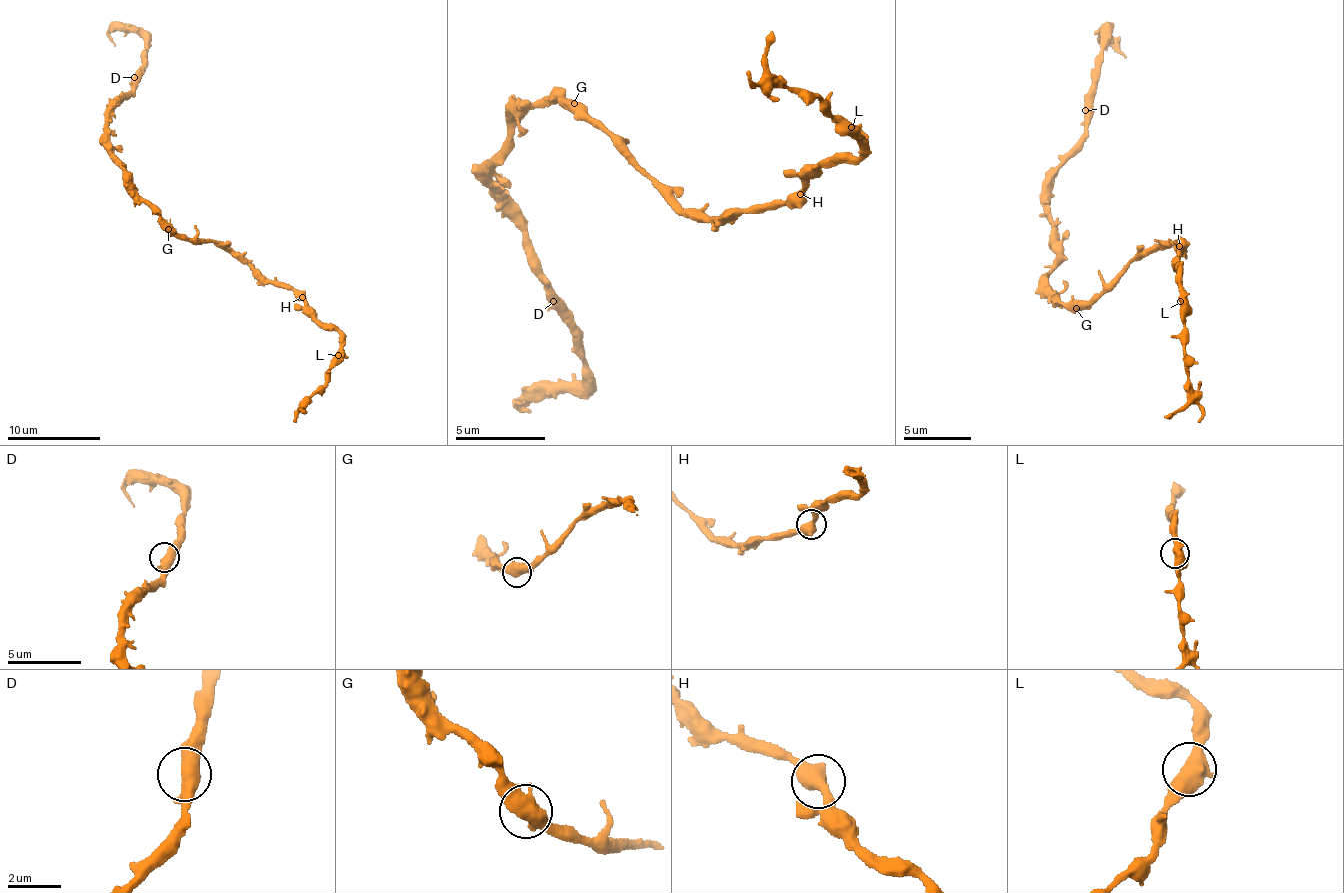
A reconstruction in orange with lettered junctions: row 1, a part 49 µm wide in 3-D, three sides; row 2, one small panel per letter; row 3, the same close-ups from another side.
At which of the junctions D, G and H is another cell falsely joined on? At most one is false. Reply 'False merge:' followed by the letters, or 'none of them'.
False merge: none of them

